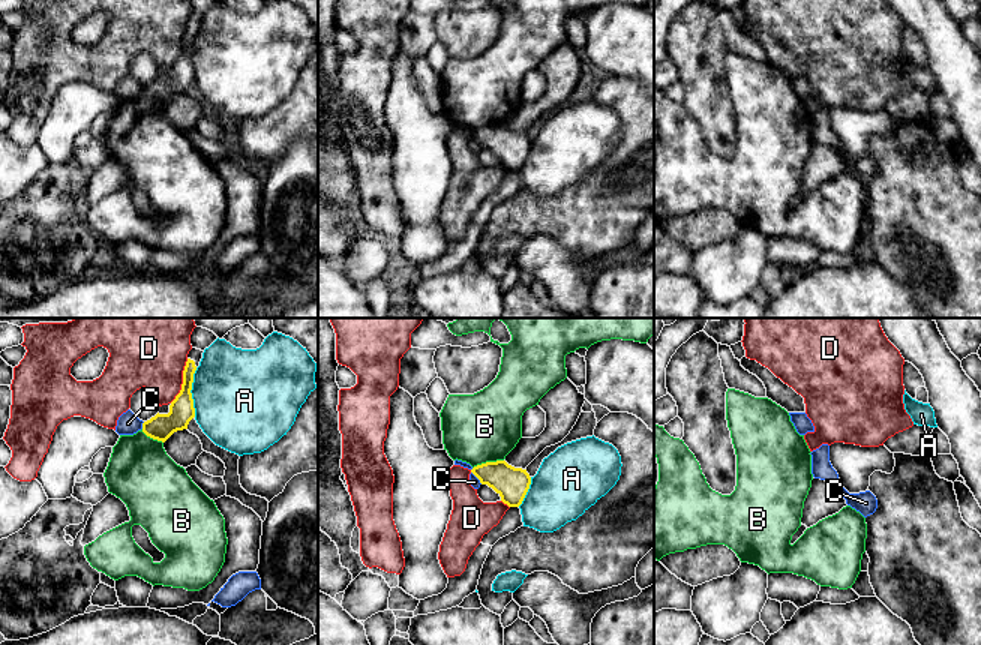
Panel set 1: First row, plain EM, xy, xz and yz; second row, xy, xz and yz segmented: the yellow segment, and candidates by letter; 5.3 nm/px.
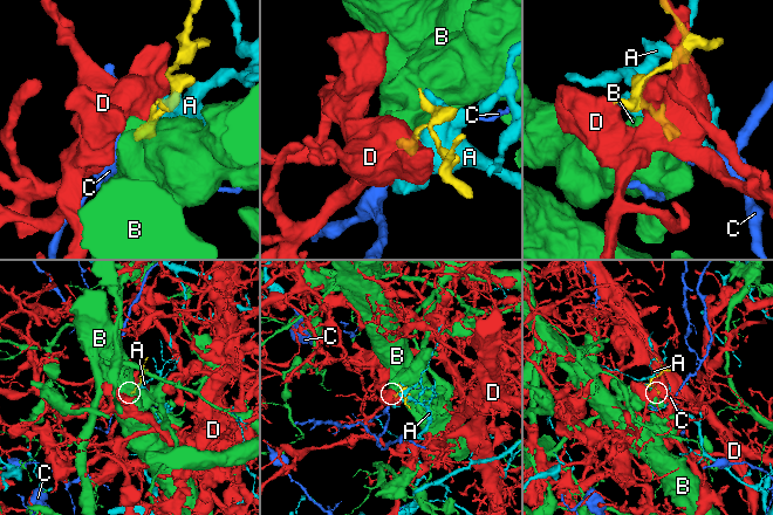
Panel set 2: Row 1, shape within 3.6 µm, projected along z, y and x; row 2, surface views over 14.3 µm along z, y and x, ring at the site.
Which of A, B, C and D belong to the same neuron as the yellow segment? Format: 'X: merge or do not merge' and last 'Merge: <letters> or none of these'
A: do not merge
B: do not merge
C: do not merge
D: do not merge
Merge: none of these

